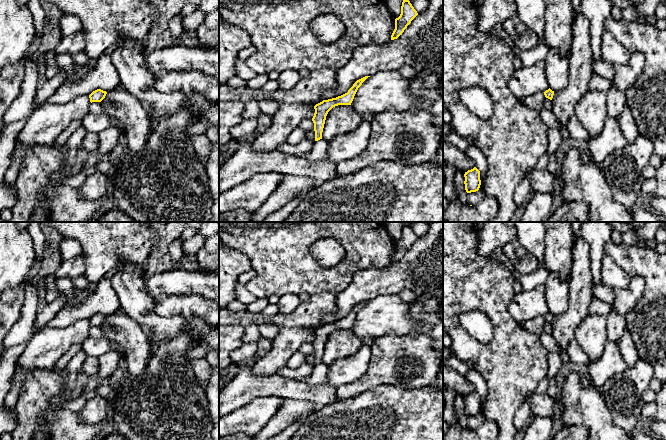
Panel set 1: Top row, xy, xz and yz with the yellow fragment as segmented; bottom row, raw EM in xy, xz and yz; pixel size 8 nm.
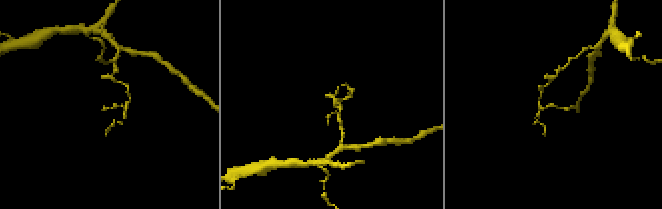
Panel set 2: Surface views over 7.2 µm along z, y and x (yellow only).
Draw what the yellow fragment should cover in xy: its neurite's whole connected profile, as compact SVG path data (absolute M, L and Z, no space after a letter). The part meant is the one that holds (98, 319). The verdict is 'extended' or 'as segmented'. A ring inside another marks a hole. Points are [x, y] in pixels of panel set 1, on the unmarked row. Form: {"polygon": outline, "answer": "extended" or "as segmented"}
{"polygon": "M97 313L89 319L90 326L91 327L92 326L101 326L105 322L106 318L107 318L106 315L103 315L101 313Z", "answer": "as segmented"}

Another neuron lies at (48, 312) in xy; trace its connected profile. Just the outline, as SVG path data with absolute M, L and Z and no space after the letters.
M57 296L52 301L46 303L41 309L38 309L35 325L41 330L46 328L48 322L51 321L64 306L65 302L62 296Z

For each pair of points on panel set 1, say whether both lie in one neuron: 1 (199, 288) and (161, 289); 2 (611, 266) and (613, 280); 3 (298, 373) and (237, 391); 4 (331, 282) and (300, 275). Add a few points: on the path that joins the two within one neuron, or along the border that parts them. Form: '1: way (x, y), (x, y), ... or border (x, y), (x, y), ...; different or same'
1: way (190, 286), (170, 286); same
2: way (611, 269), (613, 277); same
3: border (276, 373), (296, 379); different
4: way (323, 279), (313, 279), (308, 276); same

